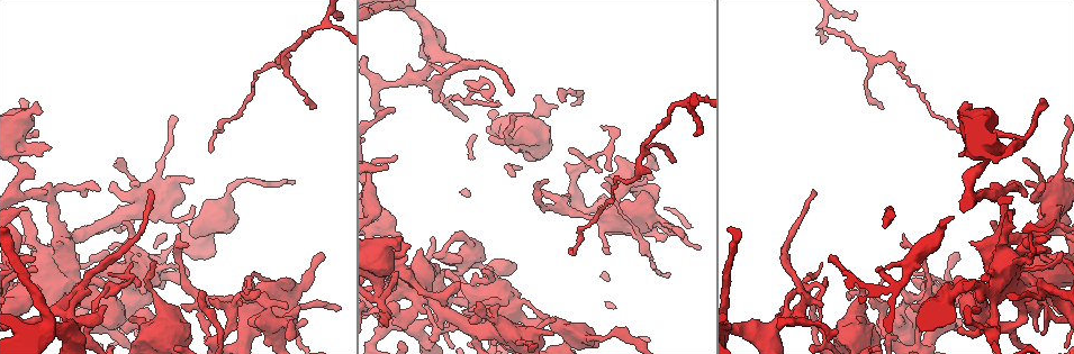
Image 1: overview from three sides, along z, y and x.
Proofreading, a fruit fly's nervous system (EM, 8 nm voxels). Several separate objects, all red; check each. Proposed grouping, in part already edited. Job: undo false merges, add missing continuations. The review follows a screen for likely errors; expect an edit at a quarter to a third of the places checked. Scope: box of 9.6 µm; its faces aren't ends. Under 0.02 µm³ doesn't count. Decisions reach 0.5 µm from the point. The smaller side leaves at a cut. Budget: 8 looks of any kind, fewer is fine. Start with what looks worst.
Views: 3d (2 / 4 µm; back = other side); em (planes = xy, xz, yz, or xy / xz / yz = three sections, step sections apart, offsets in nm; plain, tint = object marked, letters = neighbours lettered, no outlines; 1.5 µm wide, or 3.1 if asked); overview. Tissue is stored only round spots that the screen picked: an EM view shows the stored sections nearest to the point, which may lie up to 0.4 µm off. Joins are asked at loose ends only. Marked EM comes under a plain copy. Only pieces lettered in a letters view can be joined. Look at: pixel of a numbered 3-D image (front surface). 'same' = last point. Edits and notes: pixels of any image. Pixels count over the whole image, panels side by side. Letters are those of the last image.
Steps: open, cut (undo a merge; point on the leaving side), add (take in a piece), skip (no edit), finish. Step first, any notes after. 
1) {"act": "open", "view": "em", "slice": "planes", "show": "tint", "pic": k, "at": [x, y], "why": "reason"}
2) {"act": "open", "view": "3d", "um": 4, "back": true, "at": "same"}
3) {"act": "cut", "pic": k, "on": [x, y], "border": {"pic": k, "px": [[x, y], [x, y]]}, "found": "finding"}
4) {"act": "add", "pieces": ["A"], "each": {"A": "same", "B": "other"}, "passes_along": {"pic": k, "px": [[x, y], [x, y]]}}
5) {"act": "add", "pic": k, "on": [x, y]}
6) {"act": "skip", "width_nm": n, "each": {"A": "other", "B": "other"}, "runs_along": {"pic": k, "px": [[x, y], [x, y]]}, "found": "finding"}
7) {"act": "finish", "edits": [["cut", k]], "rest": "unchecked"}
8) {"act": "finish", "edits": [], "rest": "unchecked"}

{"act": "open", "view": "3d", "um": 4, "pic": 1, "at": [211, 152], "why": "an open end"}

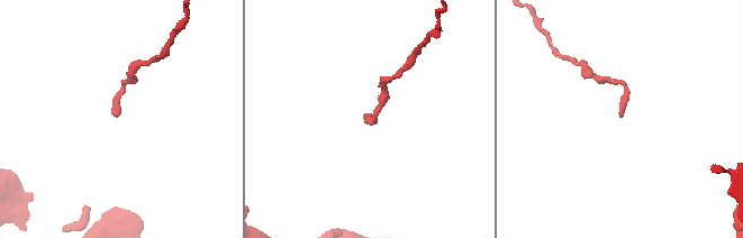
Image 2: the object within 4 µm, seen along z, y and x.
{"act": "open", "view": "em", "slice": "xz", "step": 8, "show": "letters", "pic": 2, "at": [622, 114]}

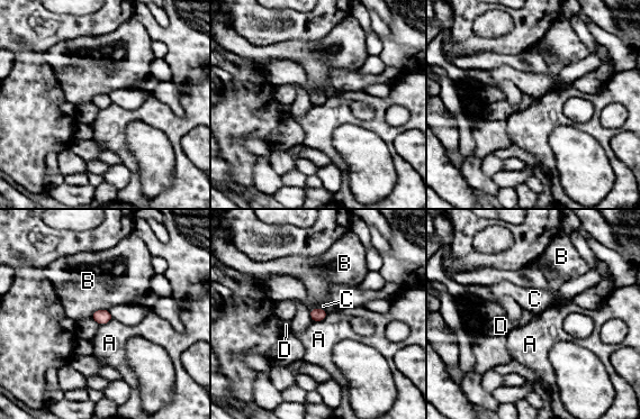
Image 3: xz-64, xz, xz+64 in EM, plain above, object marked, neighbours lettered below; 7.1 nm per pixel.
{"act": "open", "view": "em", "slice": "planes", "show": "letters", "at": "same"}

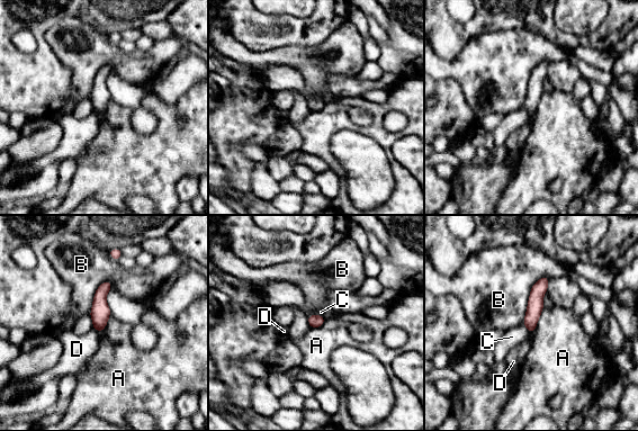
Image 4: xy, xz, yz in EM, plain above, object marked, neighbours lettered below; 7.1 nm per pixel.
{"act": "skip", "longest_contact_nm": ["B", 380], "each": {"A": "other", "B": "other", "C": "other", "D": "other"}, "border": {"pic": 4, "px": [[544, 307], [537, 325], [531, 332]]}, "found": "none of them fits"}

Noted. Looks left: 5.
{"act": "open", "view": "em", "slice": "planes", "show": "tint", "pic": 1, "at": [151, 192], "why": "branch stops here"}

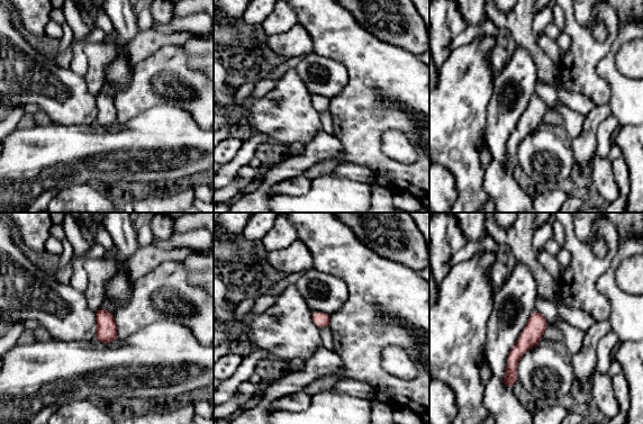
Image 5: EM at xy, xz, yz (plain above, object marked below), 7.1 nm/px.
{"act": "open", "view": "em", "slice": "planes", "show": "letters", "at": "same", "why": "what lies round it"}

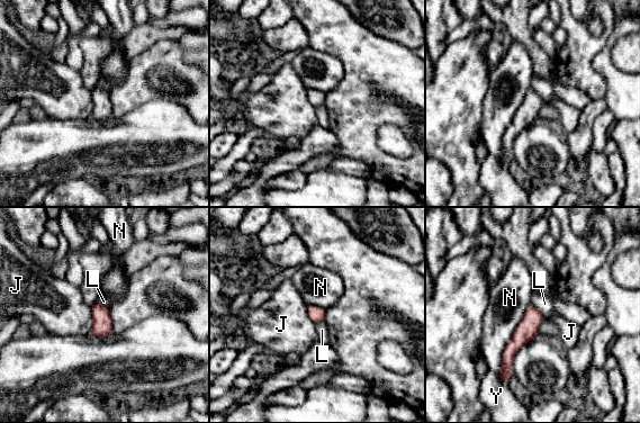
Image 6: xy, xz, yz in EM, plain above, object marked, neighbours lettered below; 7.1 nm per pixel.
{"act": "skip", "each": {"J": "other", "L": "other", "N": "other", "Y": "other"}, "found": "none of them fits"}

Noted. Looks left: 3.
{"act": "open", "view": "em", "slice": "planes", "show": "letters", "pic": 1, "at": [1040, 334], "why": "free end"}

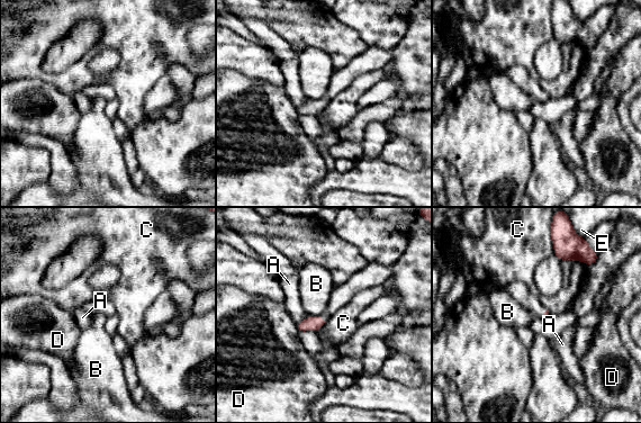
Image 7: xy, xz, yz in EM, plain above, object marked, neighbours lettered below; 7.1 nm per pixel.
{"act": "skip", "longest_contact_nm": ["C", 120], "each": {"A": "other", "B": "other", "C": "other", "D": "other", "E": "other"}, "border": {"pic": 7, "px": [[309, 316], [315, 317]]}, "found": "no lettered piece goes on from it"}

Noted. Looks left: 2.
{"act": "finish", "edits": [], "rest": "unchecked"}

